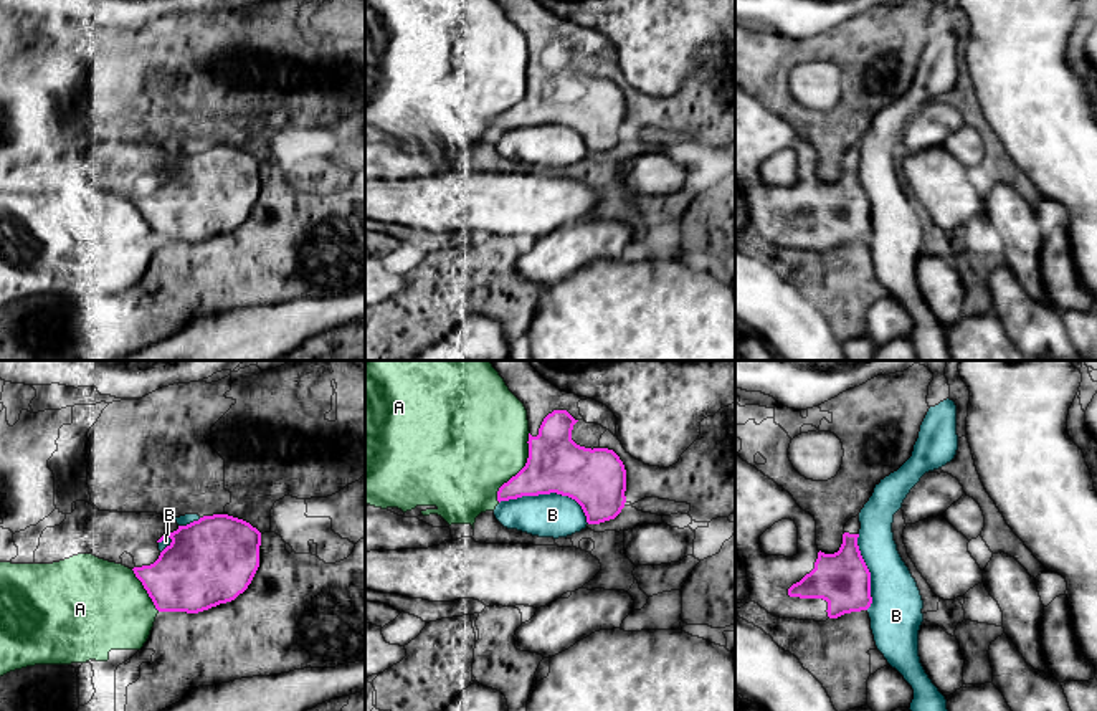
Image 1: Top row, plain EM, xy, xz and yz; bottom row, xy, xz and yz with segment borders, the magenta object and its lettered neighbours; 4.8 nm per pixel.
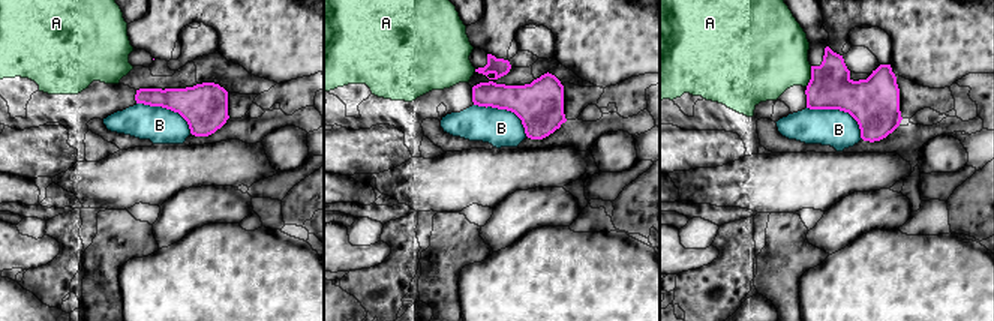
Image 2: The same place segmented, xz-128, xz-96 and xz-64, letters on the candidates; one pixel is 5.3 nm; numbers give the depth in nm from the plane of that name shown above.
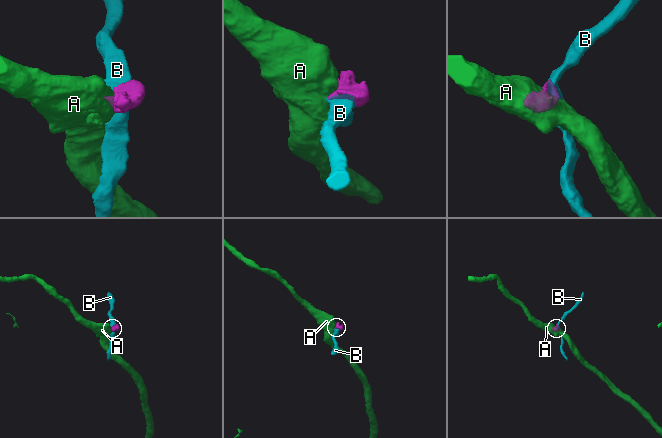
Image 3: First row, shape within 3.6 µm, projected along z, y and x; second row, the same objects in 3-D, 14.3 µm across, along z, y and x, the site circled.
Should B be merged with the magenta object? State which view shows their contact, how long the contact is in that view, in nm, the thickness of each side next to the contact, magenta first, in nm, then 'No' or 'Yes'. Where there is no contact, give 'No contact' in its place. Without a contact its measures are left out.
Touches magenta in xz. Shared border 460 nm. Thickness 280 nm (magenta) against 220 nm. No

